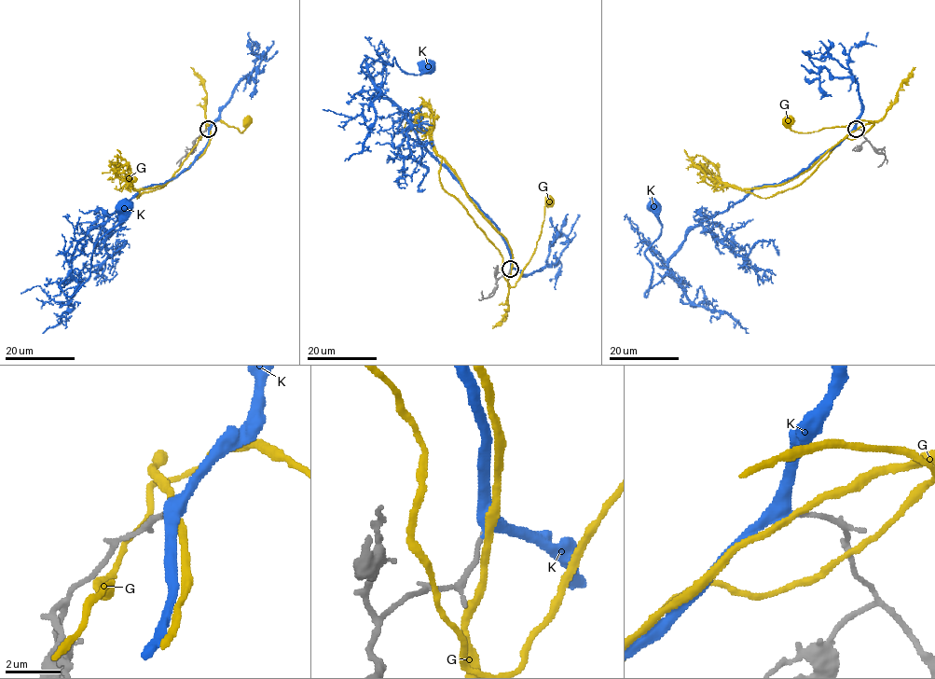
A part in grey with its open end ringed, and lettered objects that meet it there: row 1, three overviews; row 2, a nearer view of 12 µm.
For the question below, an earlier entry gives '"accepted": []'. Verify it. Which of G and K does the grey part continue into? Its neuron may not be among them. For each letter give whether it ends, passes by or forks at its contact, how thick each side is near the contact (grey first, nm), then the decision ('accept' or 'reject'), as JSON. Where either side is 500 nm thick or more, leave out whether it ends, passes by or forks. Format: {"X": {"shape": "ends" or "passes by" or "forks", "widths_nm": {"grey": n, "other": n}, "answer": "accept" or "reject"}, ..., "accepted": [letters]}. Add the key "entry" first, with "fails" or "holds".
{"entry": "fails", "G": {"shape": "passes by", "widths_nm": {"grey": 160, "other": 260}, "answer": "reject"}, "K": {"shape": "passes by", "widths_nm": {"grey": 160, "other": 360}, "answer": "accept"}, "accepted": ["K"]}

